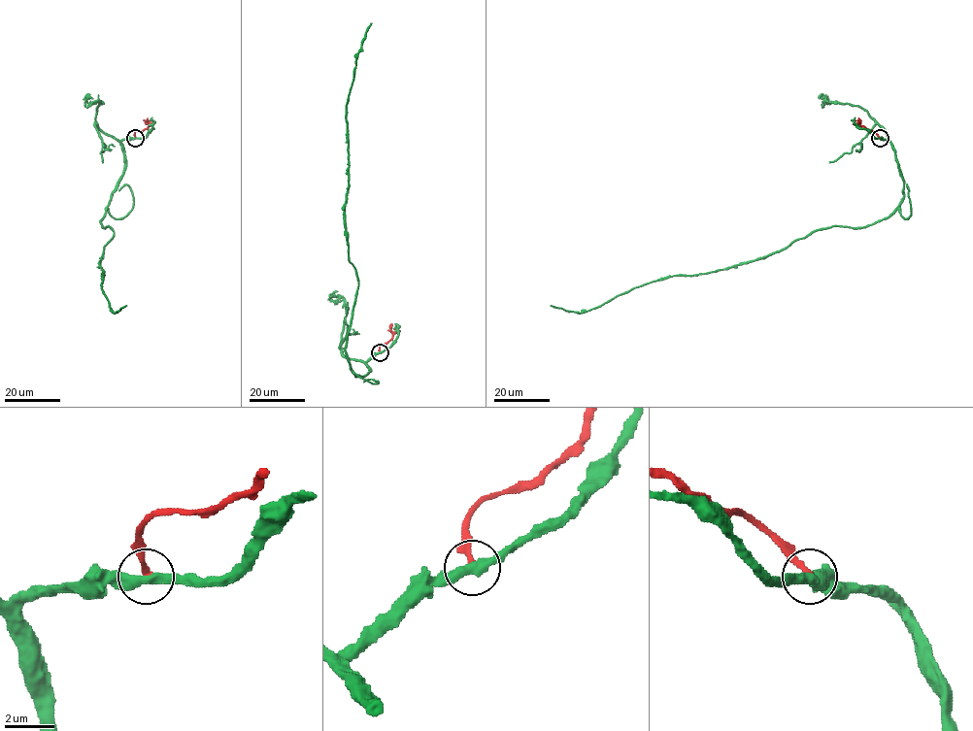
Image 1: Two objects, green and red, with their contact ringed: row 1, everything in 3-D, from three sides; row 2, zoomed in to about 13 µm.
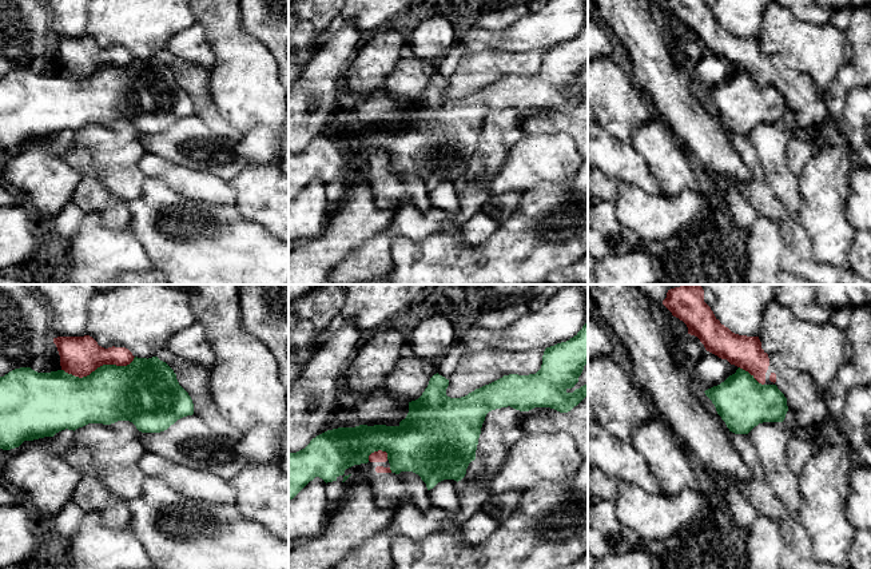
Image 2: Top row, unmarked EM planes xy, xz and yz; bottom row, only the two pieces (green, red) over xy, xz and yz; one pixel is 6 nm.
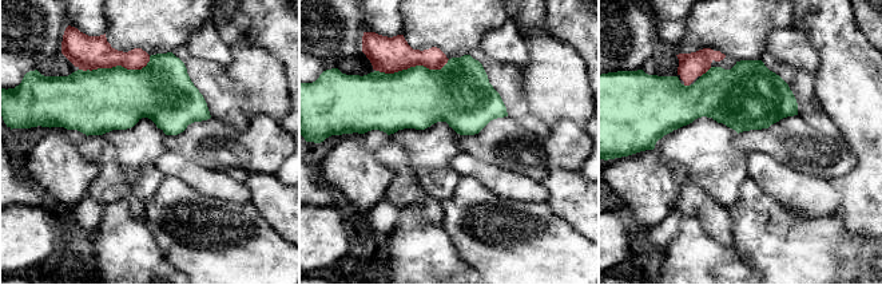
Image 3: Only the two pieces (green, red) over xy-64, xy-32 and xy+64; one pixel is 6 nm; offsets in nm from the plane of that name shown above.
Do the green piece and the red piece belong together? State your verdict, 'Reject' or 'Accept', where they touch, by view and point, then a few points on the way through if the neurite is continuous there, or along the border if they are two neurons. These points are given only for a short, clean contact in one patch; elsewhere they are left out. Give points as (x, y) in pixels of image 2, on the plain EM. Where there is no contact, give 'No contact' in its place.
Reject. Touches green at xy (98, 68)

